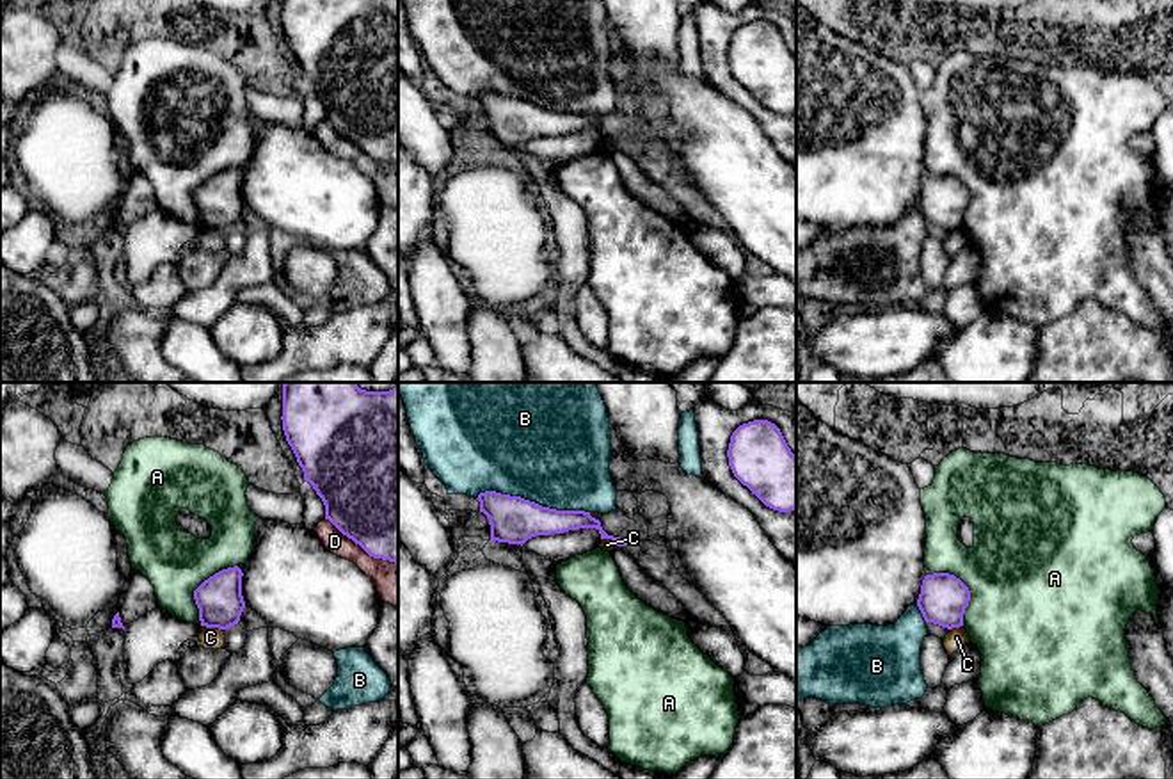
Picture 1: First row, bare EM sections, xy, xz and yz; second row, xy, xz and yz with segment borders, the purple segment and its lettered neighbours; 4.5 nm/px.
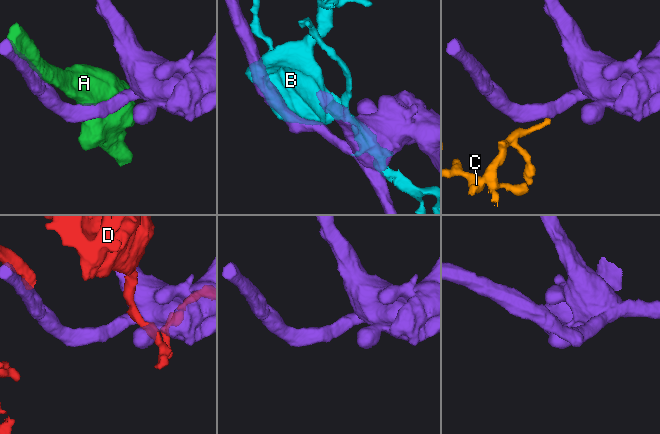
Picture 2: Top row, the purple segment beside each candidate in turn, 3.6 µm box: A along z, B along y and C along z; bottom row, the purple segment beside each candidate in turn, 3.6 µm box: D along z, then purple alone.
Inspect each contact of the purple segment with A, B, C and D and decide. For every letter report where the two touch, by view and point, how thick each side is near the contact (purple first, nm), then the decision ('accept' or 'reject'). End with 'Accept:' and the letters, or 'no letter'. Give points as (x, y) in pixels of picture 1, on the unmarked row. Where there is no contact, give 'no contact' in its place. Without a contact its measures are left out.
A: meets purple in yz at (965, 187); 220 nm thick on the purple side, 480 nm on the other; reject
B: meets purple in xz at (534, 104); 220 nm thick on the purple side, 480 nm on the other; reject
C: meets purple in xy at (212, 228); 200 nm thick on the purple side, 100 nm on the other; reject
D: meets purple in xy at (361, 148); 500 nm thick on the purple side, 190 nm on the other; reject
Accept: no letter

